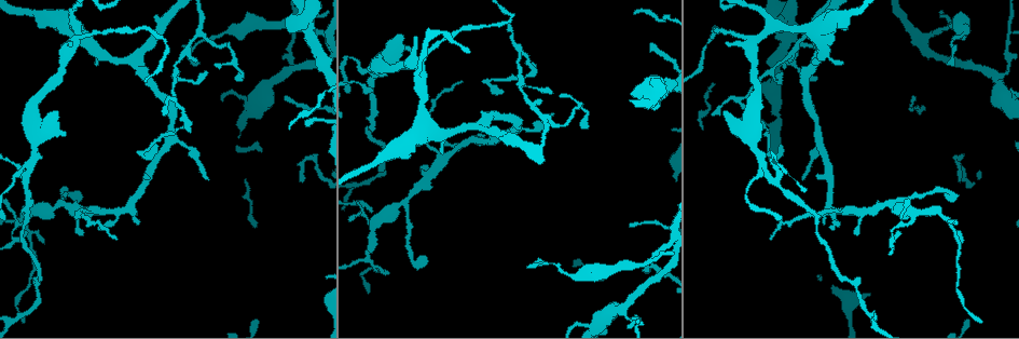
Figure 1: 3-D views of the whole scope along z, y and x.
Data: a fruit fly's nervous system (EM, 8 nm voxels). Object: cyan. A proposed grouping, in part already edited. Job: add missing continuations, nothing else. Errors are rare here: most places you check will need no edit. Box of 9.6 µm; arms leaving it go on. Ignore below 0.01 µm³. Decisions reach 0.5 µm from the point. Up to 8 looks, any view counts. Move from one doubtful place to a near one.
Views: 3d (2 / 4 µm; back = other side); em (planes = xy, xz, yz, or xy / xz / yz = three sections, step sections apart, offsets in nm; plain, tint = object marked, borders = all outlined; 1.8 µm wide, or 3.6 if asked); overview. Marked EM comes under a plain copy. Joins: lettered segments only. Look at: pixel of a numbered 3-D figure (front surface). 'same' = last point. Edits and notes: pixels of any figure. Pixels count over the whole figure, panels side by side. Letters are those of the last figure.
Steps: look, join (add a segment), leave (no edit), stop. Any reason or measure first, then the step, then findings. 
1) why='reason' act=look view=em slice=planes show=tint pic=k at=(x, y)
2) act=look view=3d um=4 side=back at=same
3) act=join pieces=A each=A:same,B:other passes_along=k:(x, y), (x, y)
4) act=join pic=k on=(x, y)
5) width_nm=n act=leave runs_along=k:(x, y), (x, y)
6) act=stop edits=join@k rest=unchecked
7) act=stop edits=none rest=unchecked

why='calibre changes' act=look view=em slice=planes show=borders pic=1 at=(226, 31)

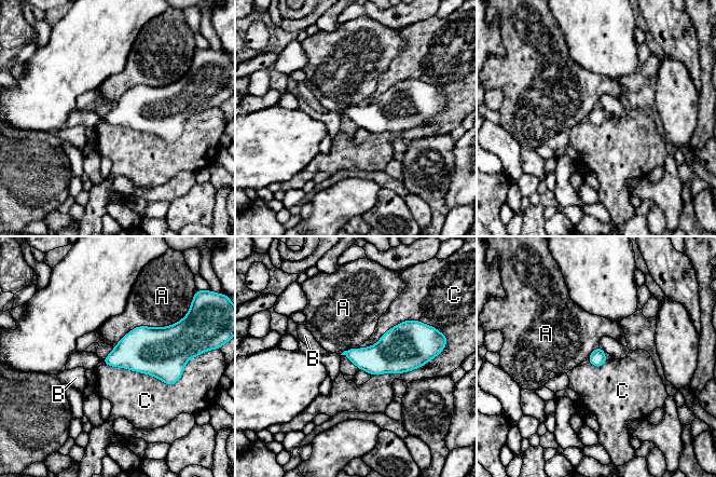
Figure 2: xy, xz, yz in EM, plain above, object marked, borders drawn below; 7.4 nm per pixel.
longest_contact=C:650nm act=leave each=A:other,B:other,C:other border=2:(179, 319), (136, 326), (113, 348) found='no lettered segment goes on from it'

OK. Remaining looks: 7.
why='sharp bend' act=look view=em slice=xz step=16 show=tint pic=1 at=(534, 73)

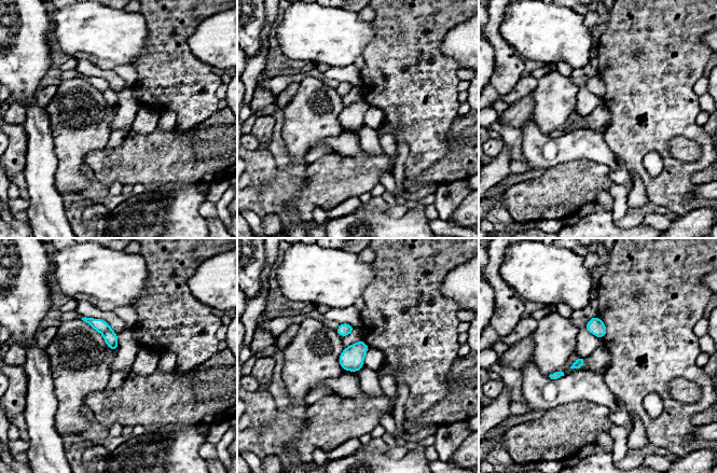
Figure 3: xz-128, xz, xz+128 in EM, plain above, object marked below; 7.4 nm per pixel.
act=look view=em slice=xz step=16 show=borders at=same

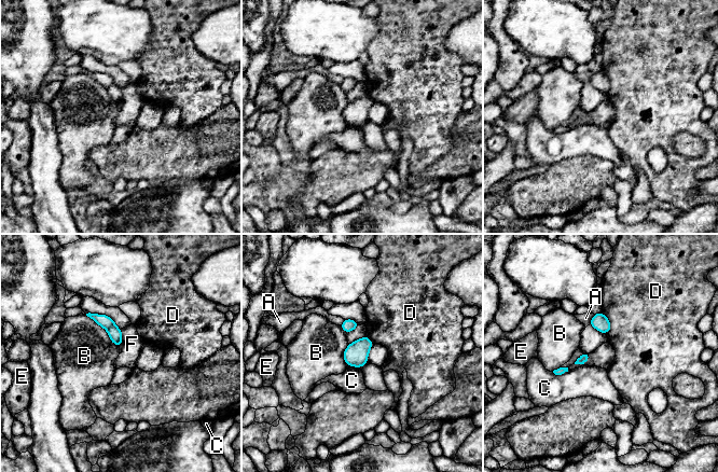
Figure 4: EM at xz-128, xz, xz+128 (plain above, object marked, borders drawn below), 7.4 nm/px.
width_nm=50 act=leave each=A:other,B:other,C:other,D:other,E:other,F:other runs_along=4:(93, 316), (101, 319), (119, 342) found='none of them fits'

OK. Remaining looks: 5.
why='sharp bend' act=look view=3d um=2 side=back pic=1 at=(61, 191)

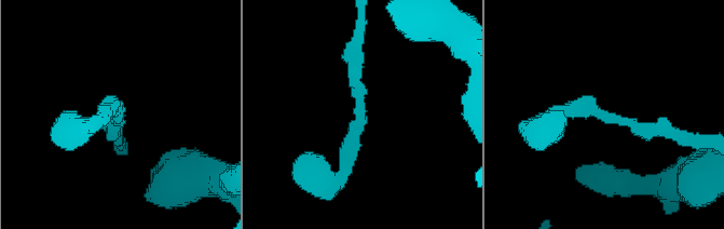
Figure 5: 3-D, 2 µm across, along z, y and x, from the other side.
act=look view=em slice=xy step=16 show=tint pic=5 at=(115, 117)

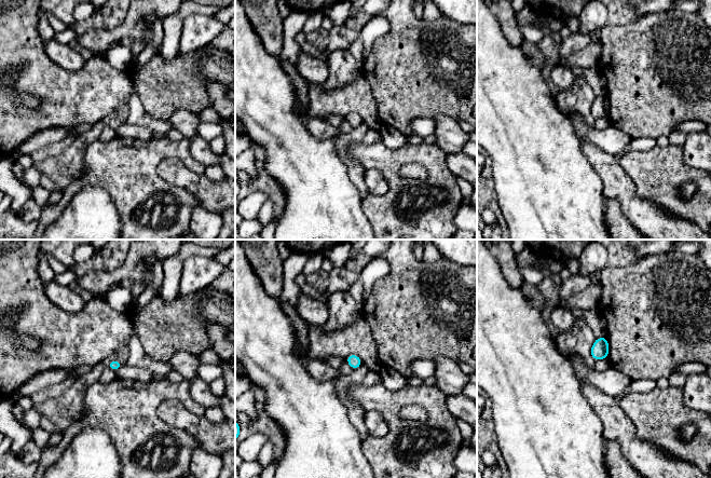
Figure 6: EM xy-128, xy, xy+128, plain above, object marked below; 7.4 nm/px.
act=look view=em slice=xy step=16 show=borders at=same

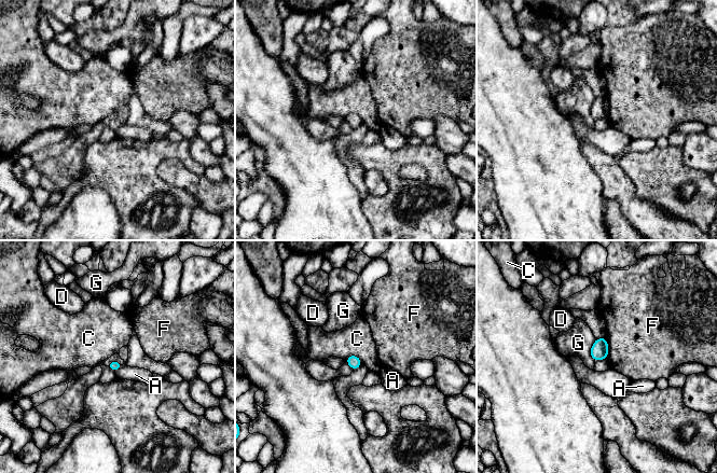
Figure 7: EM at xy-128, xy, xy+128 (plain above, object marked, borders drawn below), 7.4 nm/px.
act=leave each=A:other,C:other,D:other,F:other,G:other border=7:(345, 359), (355, 355), (362, 362) found='no lettered segment goes on from it'

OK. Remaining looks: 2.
act=stop edits=none rest=unchecked

